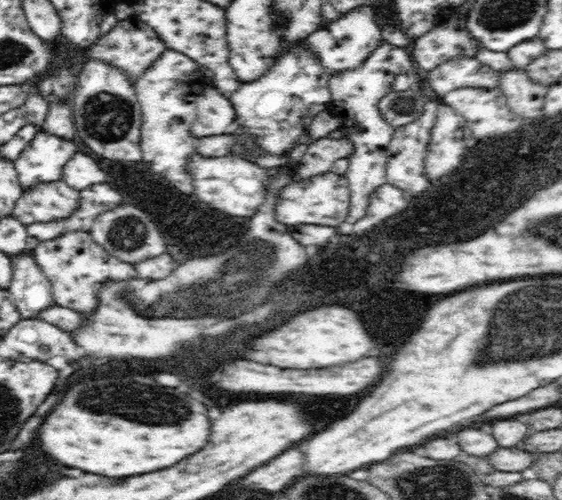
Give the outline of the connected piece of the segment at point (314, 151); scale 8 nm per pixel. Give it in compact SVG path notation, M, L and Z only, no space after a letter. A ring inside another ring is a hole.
M323 137L310 144L294 173L294 179L310 182L332 170L336 160L347 158L354 152L348 138Z

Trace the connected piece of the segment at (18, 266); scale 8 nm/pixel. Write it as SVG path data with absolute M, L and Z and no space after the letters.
M32 250L10 256L12 280L10 294L22 319L38 319L42 310L55 304L52 285L42 269L36 264Z

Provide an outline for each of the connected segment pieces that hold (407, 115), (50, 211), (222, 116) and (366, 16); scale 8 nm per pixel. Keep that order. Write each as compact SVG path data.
M416 87L402 92L388 92L380 98L378 109L388 124L400 127L418 120L424 110L425 98Z
M66 181L40 183L30 190L23 190L22 196L14 204L11 215L26 224L50 222L72 216L80 204L80 191L72 189Z
M208 84L200 94L193 98L197 108L190 133L202 138L229 133L235 125L236 116L232 103L216 87Z
M368 5L359 6L359 8L352 10L339 20L320 27L308 36L308 38L294 43L288 43L282 48L282 52L280 52L278 58L284 53L287 53L290 49L304 47L304 49L316 53L318 63L324 66L324 69L326 69L330 75L332 73L340 73L343 70L359 67L382 42L381 30L377 24L374 9Z

